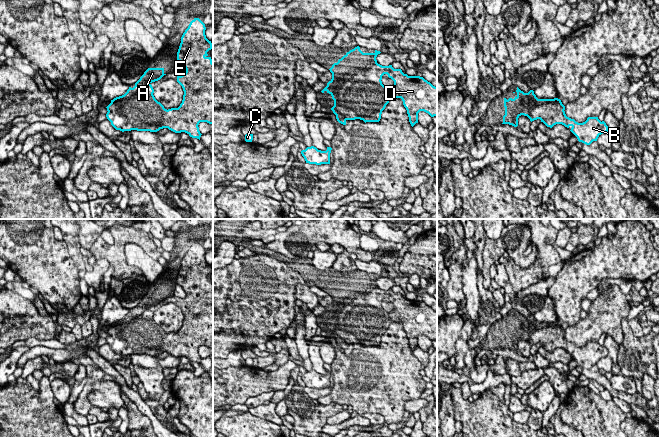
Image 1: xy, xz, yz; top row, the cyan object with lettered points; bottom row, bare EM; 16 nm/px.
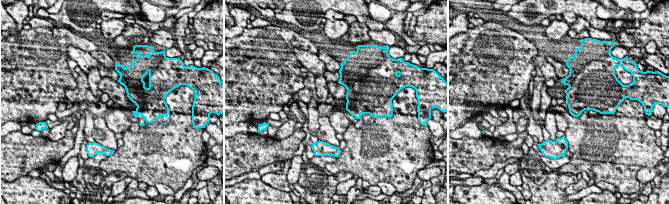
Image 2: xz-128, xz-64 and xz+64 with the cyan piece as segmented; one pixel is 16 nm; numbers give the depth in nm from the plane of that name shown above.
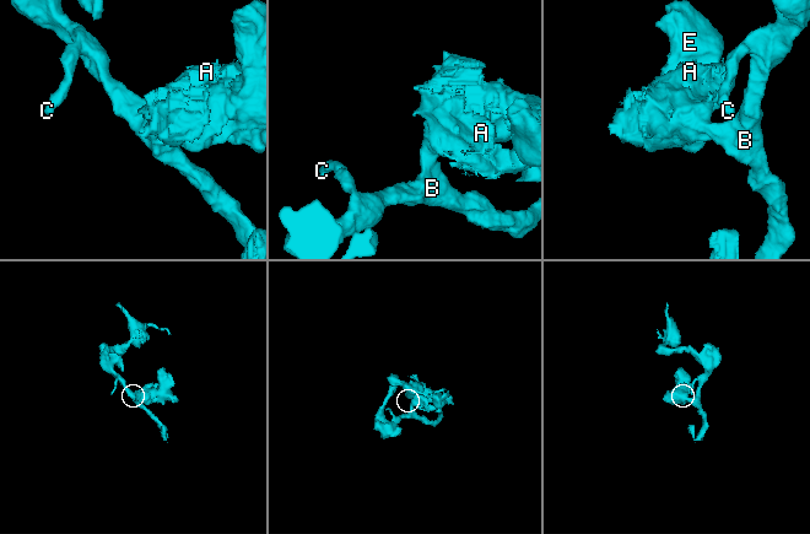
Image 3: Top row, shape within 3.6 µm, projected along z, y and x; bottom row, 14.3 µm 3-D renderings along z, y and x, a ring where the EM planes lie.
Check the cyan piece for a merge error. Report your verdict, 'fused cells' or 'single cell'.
single cell

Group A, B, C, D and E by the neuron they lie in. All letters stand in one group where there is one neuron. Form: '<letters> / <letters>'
A B C D E

